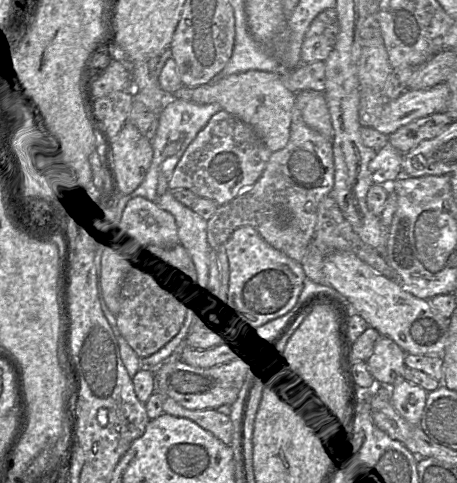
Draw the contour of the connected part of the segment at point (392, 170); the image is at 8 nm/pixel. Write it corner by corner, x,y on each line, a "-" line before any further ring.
389,142
377,151
376,156
369,163
369,171
373,183
391,183
402,174
403,154

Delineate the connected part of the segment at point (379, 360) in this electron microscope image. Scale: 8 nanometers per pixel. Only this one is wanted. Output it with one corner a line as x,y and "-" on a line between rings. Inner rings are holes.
379,336
373,354
366,361
368,371
377,384
393,387
402,377
406,353
390,338

